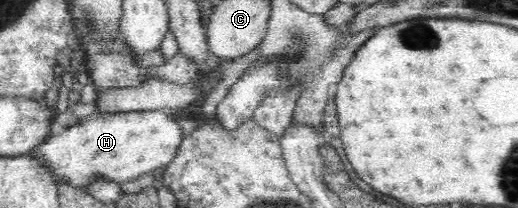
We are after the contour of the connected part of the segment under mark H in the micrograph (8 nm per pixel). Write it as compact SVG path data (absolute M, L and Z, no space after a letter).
M144 110L126 114L92 114L84 122L78 122L53 134L44 144L40 144L33 154L40 154L44 161L50 163L56 173L60 173L60 184L72 183L83 188L82 181L92 175L102 175L116 182L126 182L147 172L159 172L174 160L184 138L182 126L174 120L167 110Z

